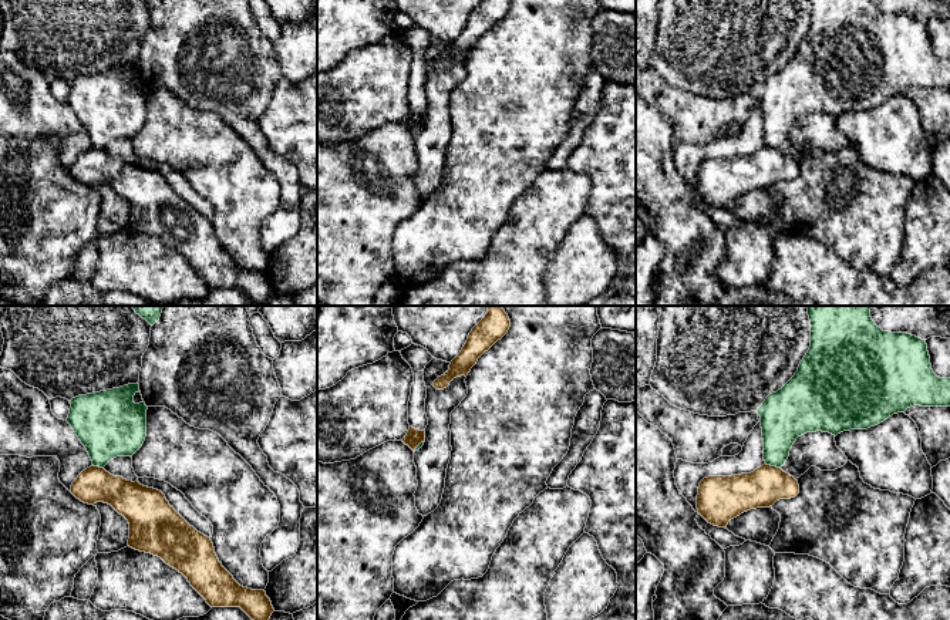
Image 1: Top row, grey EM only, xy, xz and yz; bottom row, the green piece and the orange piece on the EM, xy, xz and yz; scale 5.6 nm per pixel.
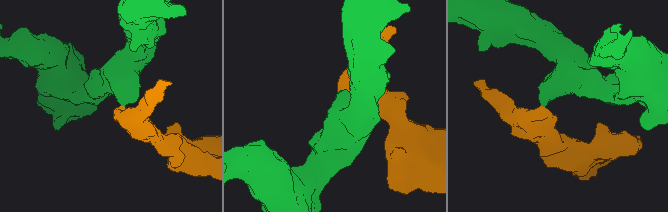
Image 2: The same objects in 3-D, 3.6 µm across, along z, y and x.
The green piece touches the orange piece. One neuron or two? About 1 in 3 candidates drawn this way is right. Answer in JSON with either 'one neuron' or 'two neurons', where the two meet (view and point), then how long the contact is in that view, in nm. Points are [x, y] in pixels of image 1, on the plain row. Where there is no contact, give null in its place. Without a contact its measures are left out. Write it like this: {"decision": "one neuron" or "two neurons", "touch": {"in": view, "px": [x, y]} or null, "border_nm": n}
{"decision": "two neurons", "touch": {"in": "yz", "px": [772, 147]}, "border_nm": 90}

